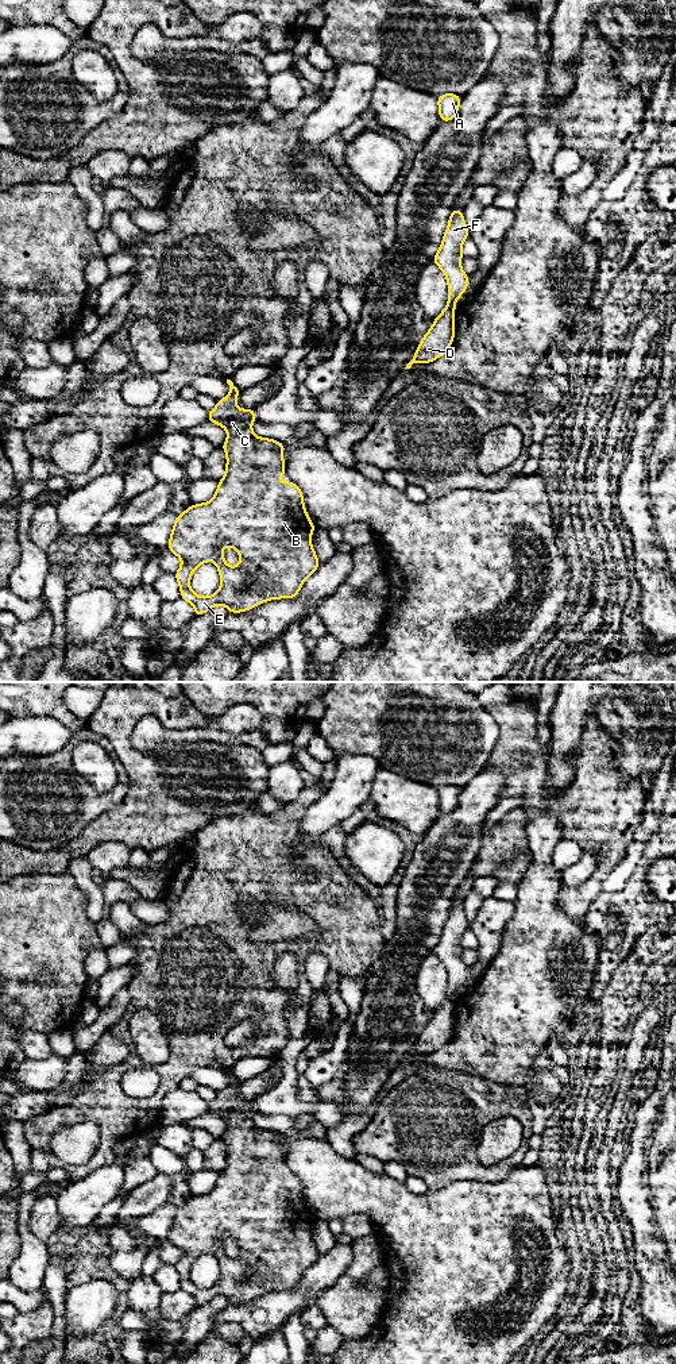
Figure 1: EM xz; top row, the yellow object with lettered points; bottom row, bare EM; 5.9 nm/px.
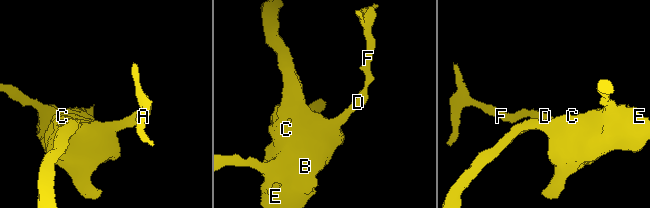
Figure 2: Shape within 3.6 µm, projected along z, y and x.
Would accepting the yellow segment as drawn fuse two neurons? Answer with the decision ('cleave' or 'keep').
keep

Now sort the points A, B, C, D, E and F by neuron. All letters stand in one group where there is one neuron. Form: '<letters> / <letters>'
A B C D E F

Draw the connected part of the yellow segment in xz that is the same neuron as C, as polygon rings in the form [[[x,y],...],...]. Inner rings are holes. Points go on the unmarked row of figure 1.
[[[227,1071],[227,1075],[231,1079],[229,1086],[217,1091],[216,1099],[208,1103],[208,1113],[224,1118],[228,1124],[221,1137],[227,1145],[225,1167],[219,1172],[210,1192],[190,1197],[177,1207],[167,1236],[167,1240],[182,1252],[174,1268],[179,1275],[181,1290],[194,1298],[194,1309],[206,1305],[215,1296],[225,1296],[228,1303],[237,1305],[269,1291],[294,1290],[302,1274],[320,1257],[310,1233],[316,1217],[309,1211],[301,1180],[291,1172],[271,1172],[286,1165],[282,1143],[289,1138],[254,1126],[254,1099],[237,1101],[236,1088],[242,1082],[231,1071]],[[225,1237],[239,1244],[240,1255],[236,1259],[225,1255]],[[210,1251],[219,1260],[221,1279],[210,1288],[198,1288],[189,1278],[190,1268],[201,1255]]]

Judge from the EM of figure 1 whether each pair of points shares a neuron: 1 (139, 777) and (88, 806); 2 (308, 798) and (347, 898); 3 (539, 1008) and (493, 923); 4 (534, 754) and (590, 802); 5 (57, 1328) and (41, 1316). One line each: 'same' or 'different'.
1: different
2: same
3: different
4: same
5: different

